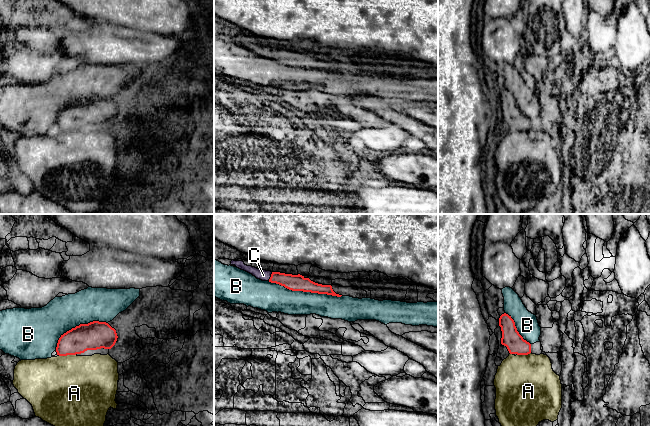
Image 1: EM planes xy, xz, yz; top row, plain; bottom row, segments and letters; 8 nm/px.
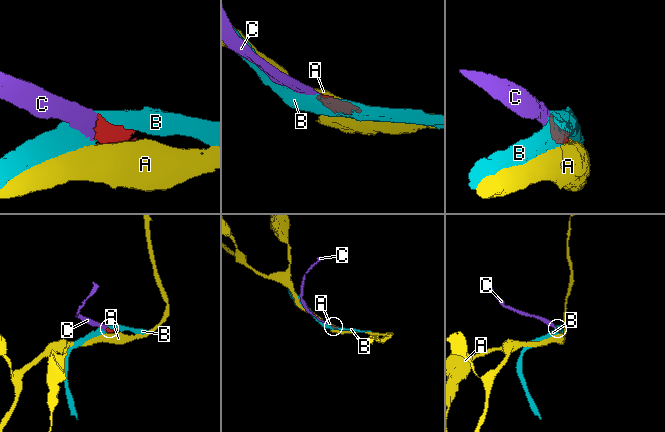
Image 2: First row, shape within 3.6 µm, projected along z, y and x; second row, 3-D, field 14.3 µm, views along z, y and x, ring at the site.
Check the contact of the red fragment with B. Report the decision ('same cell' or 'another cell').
another cell

